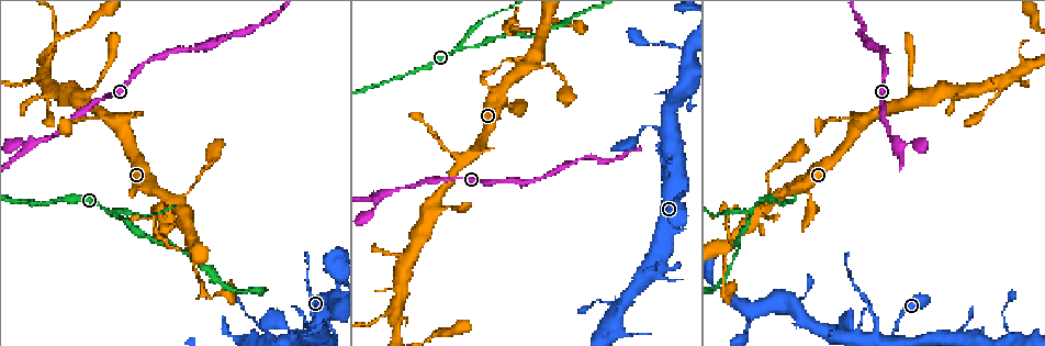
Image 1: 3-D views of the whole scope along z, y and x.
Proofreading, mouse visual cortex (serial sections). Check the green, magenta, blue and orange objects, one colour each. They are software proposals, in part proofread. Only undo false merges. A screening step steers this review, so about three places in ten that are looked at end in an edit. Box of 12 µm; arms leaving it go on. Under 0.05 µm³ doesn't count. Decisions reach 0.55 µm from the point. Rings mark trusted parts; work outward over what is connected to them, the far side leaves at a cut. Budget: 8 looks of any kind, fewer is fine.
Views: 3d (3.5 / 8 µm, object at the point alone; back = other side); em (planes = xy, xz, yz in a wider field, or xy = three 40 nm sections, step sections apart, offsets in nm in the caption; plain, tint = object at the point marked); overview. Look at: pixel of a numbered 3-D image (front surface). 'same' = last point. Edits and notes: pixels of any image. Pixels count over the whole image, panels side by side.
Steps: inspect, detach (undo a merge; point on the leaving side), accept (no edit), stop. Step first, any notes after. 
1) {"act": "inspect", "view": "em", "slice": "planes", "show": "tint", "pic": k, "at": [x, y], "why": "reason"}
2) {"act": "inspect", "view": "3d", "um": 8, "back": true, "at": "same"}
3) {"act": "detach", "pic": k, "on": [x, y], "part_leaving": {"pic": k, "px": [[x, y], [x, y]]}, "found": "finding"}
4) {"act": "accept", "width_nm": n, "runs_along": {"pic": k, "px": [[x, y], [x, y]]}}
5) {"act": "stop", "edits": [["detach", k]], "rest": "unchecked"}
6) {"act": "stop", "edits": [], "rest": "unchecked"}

{"act": "inspect", "view": "3d", "um": 8, "pic": 1, "at": [27, 145], "why": "calibre changes"}

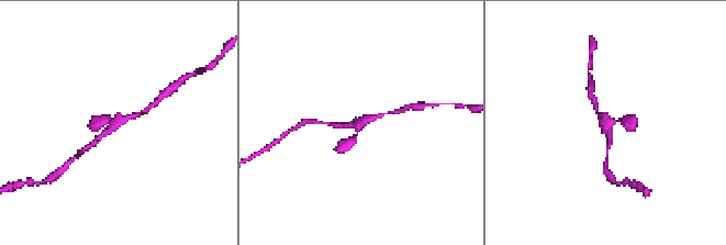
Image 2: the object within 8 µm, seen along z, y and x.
{"act": "inspect", "view": "em", "slice": "xy", "step": 2, "show": "tint", "pic": 2, "at": [605, 123], "arms": 3, "arm_widths_nm": [150, 150, 250]}

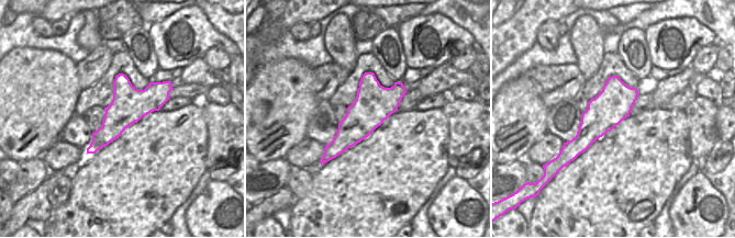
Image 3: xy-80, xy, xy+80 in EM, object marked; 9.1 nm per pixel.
{"act": "accept", "found": "all the same cell"}

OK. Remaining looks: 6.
{"act": "inspect", "view": "3d", "um": 8, "back": true, "pic": 1, "at": [399, 299], "why": "small branch off a trunk"}

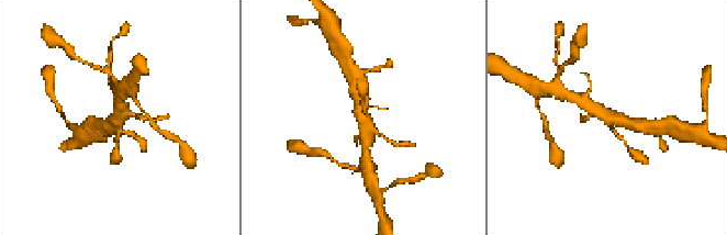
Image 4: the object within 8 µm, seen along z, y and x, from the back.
{"act": "inspect", "view": "em", "slice": "xy", "step": 2, "show": "tint", "pic": 4, "at": [116, 119]}

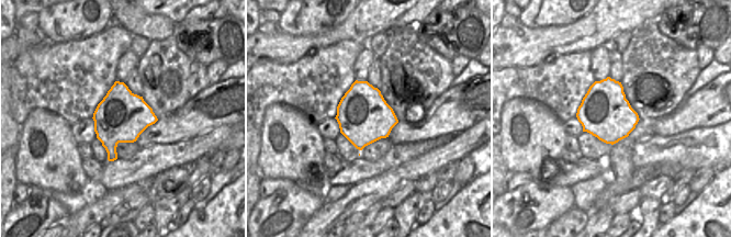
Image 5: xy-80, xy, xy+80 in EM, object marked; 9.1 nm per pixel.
{"act": "accept", "runs_along": {"pic": 4, "px": [[637, 124], [607, 119], [581, 102]]}, "found": "all the same cell"}

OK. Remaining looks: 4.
{"act": "inspect", "view": "3d", "um": 3.5, "pic": 1, "at": [117, 216], "why": "side arm on a straight run"}

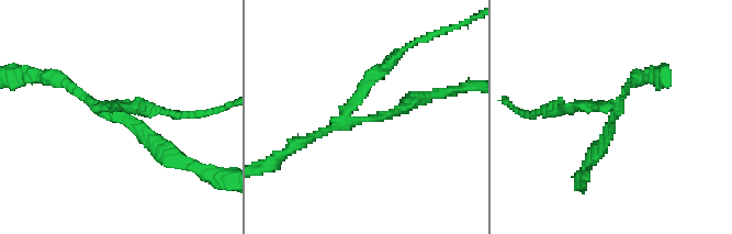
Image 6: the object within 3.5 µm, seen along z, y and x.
{"act": "inspect", "view": "em", "slice": "xy", "step": 1, "show": "tint", "pic": 6, "at": [120, 119]}

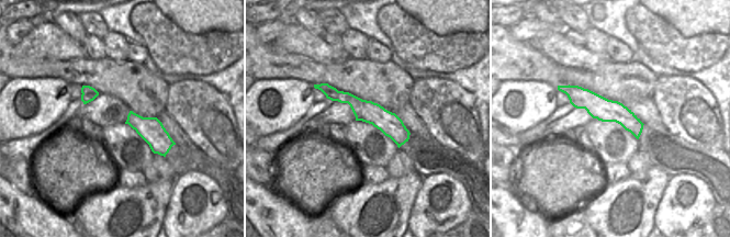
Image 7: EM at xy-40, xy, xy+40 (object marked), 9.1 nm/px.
{"act": "inspect", "view": "em", "slice": "xy", "step": 2, "show": "tint", "at": "same", "why": "cut it another way"}

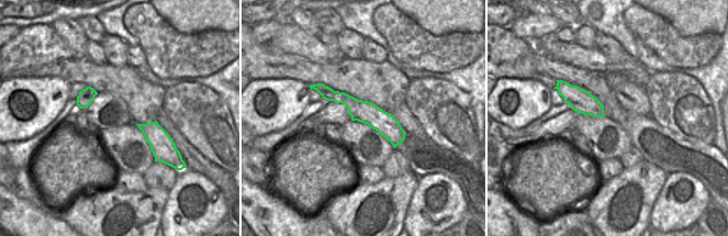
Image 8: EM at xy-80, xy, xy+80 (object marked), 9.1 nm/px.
{"act": "detach", "pic": 6, "on": [364, 82], "part_leaving": {"pic": 6, "px": [[345, 115], [371, 78], [421, 38]]}, "found": "a second cell is stuck on"}

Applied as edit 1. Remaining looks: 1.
{"act": "stop", "edits": [["detach", 6]], "rest": "unchecked"}

